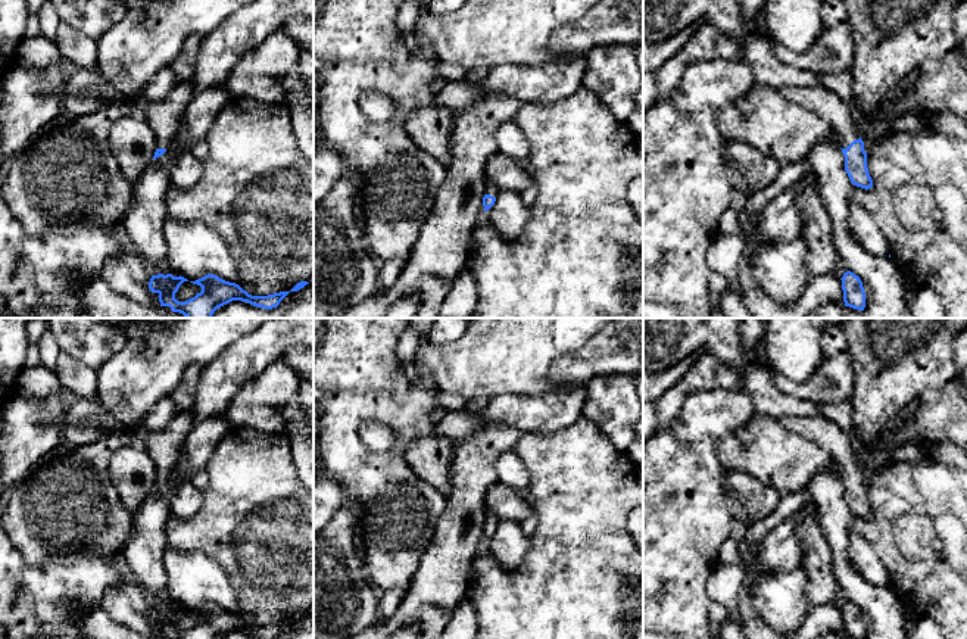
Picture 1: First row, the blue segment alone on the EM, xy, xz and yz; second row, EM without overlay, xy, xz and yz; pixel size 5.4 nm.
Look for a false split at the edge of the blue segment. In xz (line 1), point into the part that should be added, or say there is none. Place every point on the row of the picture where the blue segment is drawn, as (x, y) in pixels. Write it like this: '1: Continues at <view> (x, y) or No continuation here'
1: Continues at xz (492, 190)

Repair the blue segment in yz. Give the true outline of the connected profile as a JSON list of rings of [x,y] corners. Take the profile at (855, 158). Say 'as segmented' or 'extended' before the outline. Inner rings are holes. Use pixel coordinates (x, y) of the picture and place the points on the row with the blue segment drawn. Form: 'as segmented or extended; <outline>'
extended; [[[823,85],[783,87],[780,93],[790,102],[830,122],[836,133],[836,143],[845,156],[845,171],[851,183],[861,188],[871,188],[873,180],[867,168],[867,153],[860,137],[860,128],[852,119],[854,107]]]

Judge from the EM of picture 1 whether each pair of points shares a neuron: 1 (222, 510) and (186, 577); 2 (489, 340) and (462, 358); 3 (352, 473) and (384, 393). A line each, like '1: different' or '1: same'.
1: different
2: same
3: same

